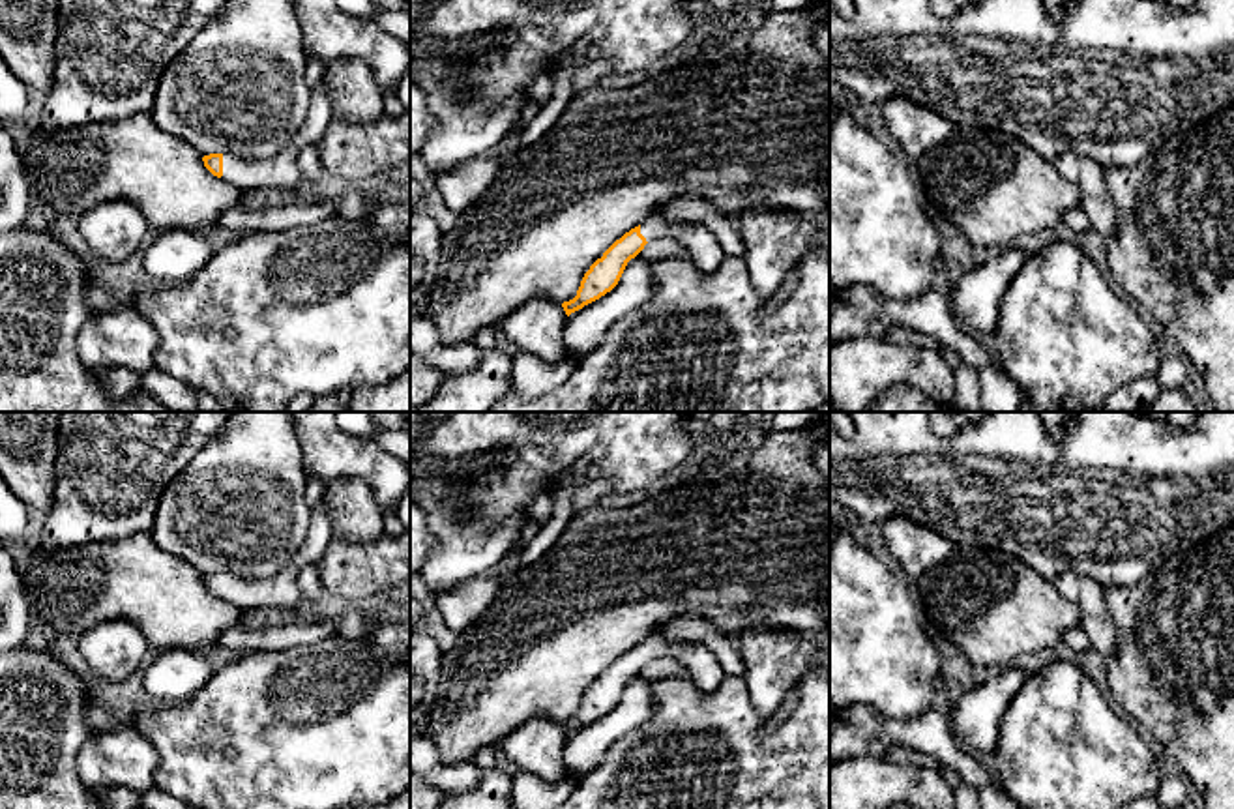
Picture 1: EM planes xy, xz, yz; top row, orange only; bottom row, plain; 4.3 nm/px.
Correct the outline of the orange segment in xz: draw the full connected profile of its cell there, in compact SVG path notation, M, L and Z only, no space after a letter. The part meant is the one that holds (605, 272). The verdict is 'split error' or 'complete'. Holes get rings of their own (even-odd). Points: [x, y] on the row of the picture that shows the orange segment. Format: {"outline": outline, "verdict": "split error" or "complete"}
{"outline": "M652 215L616 240L603 257L590 266L580 281L577 296L562 303L566 315L569 316L610 292L618 285L627 262L635 258L648 242L663 238L680 242L691 253L693 264L702 273L715 272L725 260L723 245L713 230L685 227L661 215Z", "verdict": "split error"}

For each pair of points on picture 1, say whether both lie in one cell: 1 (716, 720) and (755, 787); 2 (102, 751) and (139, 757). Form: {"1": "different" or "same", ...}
{"1": "same", "2": "same"}

